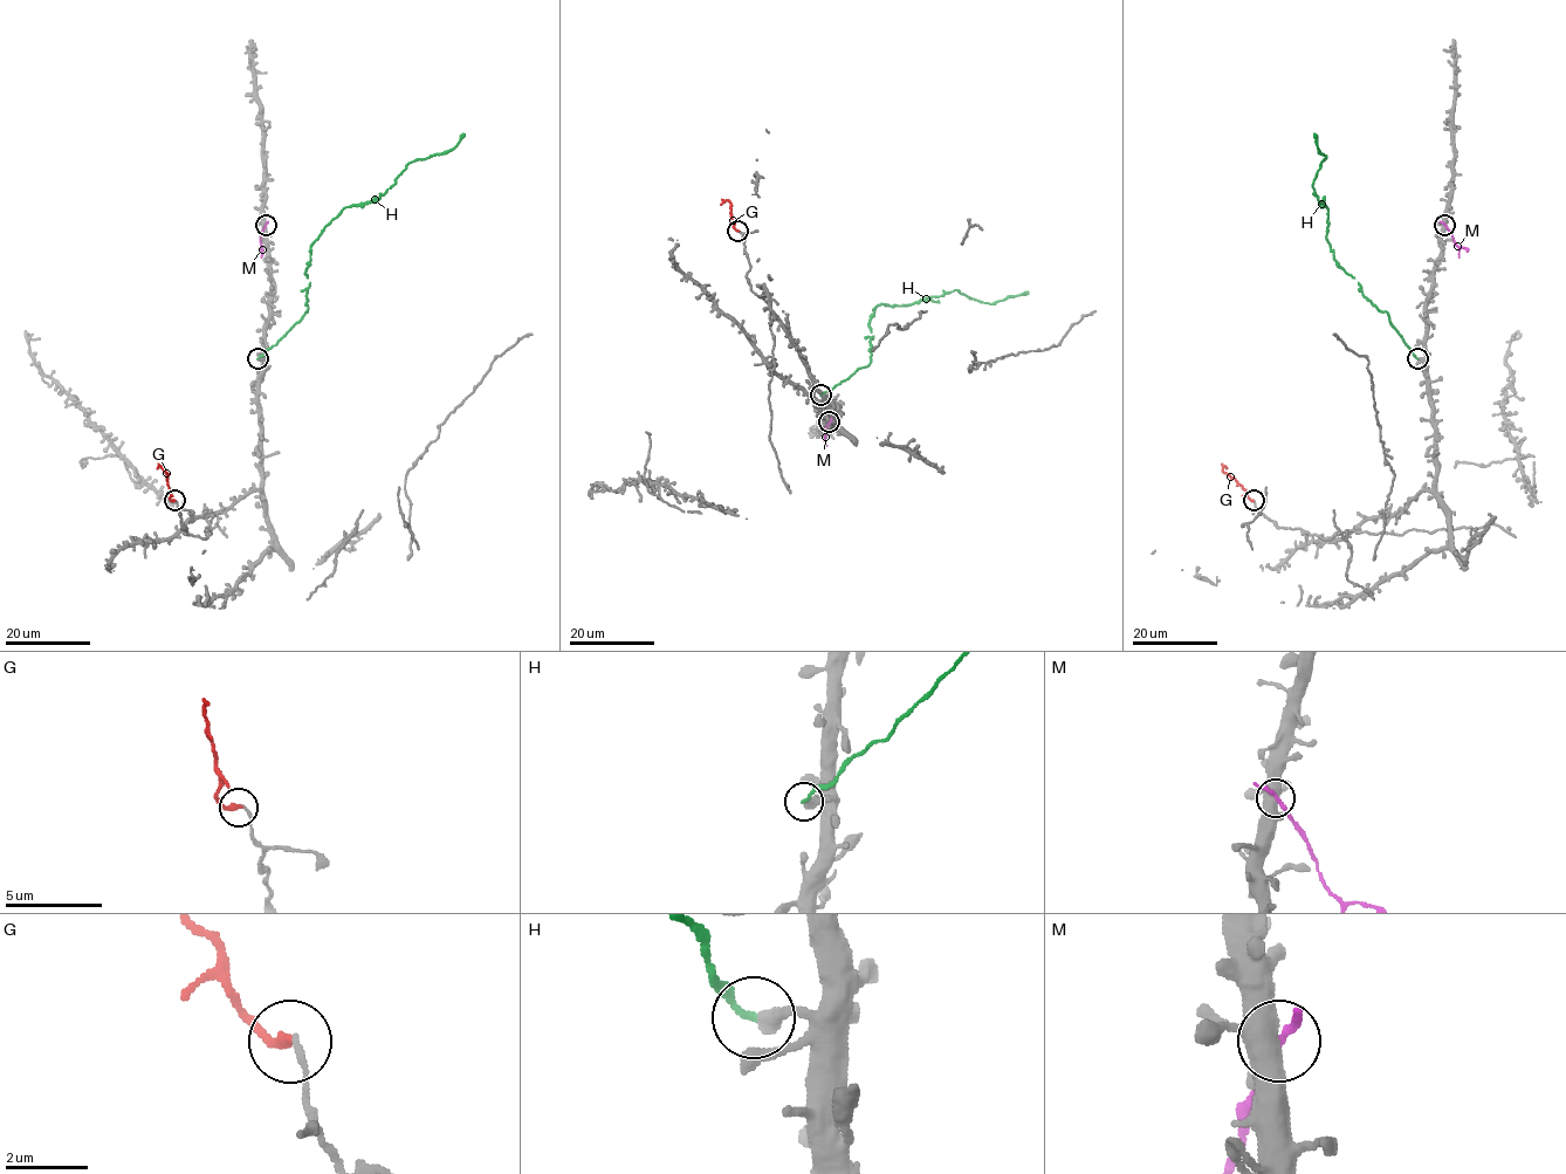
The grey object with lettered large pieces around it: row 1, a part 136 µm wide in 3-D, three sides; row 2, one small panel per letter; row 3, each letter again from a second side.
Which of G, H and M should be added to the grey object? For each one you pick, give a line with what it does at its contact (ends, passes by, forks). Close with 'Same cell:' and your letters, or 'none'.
G: it ends
Same cell: G

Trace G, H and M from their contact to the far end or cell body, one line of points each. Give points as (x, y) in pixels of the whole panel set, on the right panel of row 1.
G: (1252, 501), (1223, 471), (1224, 466), (1227, 469)
H: (1417, 358), (1388, 314), (1334, 259), (1326, 237), (1328, 208), (1312, 186), (1326, 157), (1313, 134)
M: (1444, 224), (1454, 242), (1467, 252)

